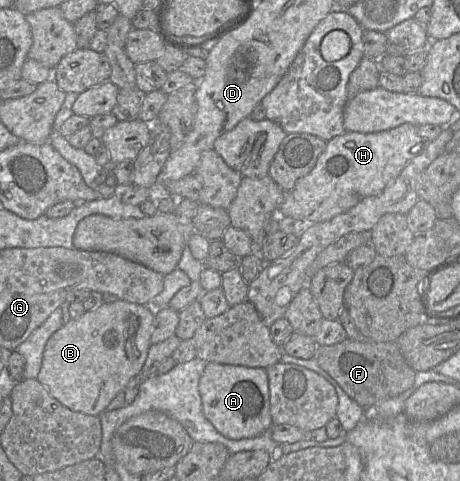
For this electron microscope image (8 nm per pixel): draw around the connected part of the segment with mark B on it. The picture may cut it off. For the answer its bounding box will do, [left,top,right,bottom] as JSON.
[37,300,156,415]

